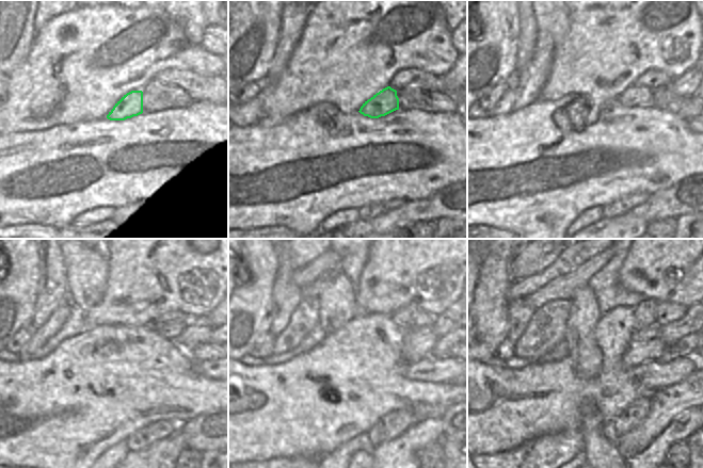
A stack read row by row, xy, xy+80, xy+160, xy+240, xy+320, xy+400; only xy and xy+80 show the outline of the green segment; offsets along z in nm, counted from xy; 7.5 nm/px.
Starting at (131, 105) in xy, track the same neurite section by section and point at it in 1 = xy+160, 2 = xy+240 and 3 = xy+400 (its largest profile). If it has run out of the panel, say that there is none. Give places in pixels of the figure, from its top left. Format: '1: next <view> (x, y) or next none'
1: next xy+160 (634, 96)
2: next xy+240 (171, 329)
3: next xy+400 (667, 311)

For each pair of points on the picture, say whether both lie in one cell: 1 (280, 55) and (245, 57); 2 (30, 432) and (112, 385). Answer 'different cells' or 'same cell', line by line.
1: different cells
2: same cell

